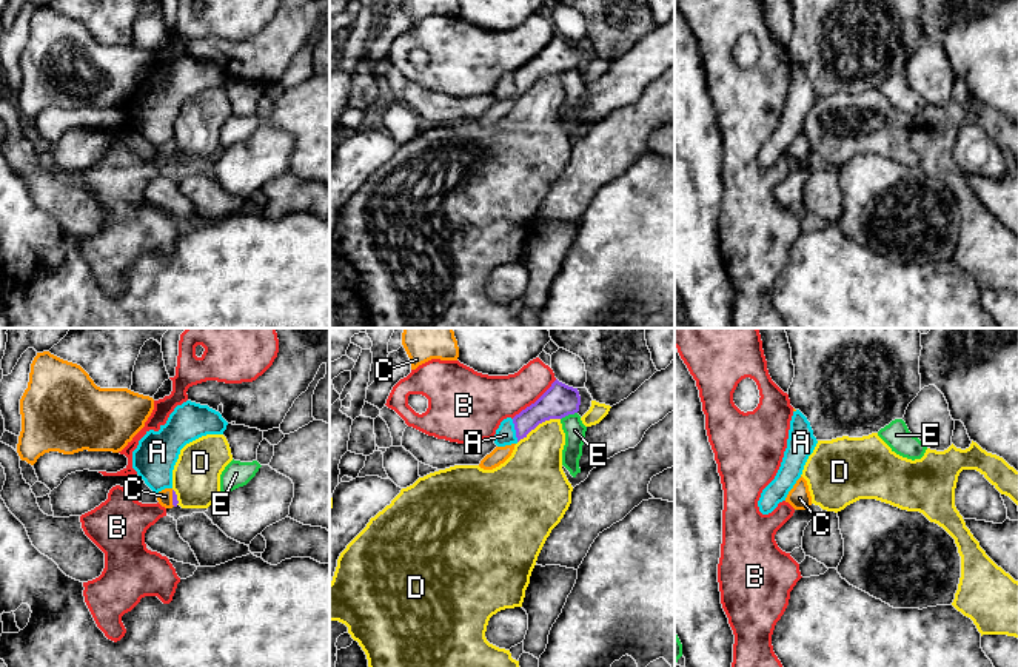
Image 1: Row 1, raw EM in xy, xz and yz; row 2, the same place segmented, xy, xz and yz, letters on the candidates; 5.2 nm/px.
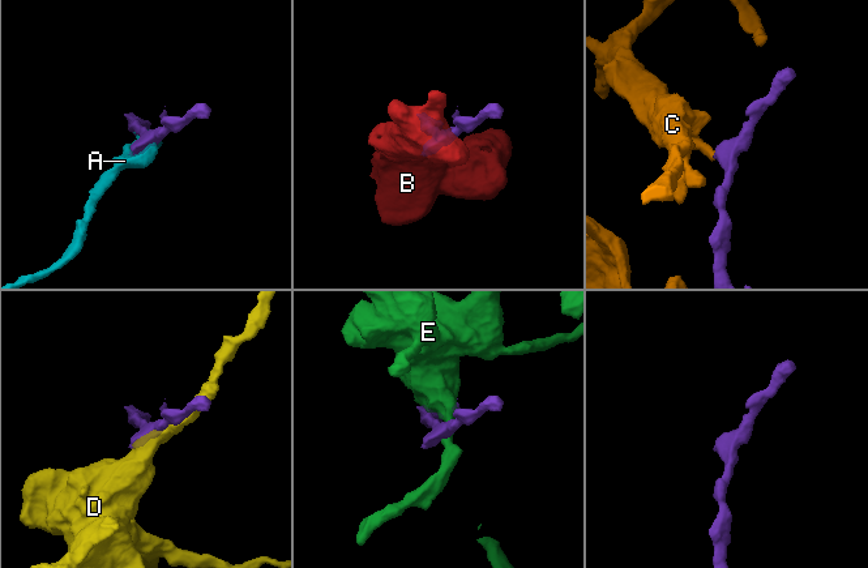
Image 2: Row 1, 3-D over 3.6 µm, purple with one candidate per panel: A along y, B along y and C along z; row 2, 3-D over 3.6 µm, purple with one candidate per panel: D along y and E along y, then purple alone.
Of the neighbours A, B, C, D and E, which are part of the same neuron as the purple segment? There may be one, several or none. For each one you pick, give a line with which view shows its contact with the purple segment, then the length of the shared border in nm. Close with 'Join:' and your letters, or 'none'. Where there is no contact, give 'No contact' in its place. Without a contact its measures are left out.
C: Touches purple in xy. Shared border 90 nm
Join: C

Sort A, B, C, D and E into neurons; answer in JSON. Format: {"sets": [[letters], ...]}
{"sets": [["A"], ["B"], ["C"], ["D"], ["E"]]}

